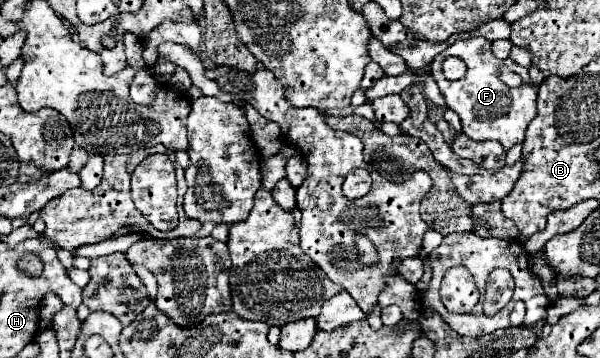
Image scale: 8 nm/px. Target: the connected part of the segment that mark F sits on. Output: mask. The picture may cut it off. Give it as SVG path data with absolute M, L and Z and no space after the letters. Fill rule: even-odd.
M471 37L471 39L459 39L453 45L449 45L443 53L439 53L433 63L431 63L431 75L437 81L449 109L453 109L463 125L463 133L469 135L471 139L477 141L485 141L485 139L495 139L499 141L505 149L509 149L515 143L523 143L525 139L525 129L529 125L529 121L535 117L535 99L537 99L537 87L529 85L529 73L525 67L517 65L511 59L497 59L491 53L491 41L483 39L483 37ZM449 55L457 55L465 61L467 65L467 73L463 79L459 81L447 81L443 77L441 65L445 61L445 57ZM501 67L509 67L511 71L519 73L523 77L523 85L513 89L507 87L501 79L499 79L499 69Z

